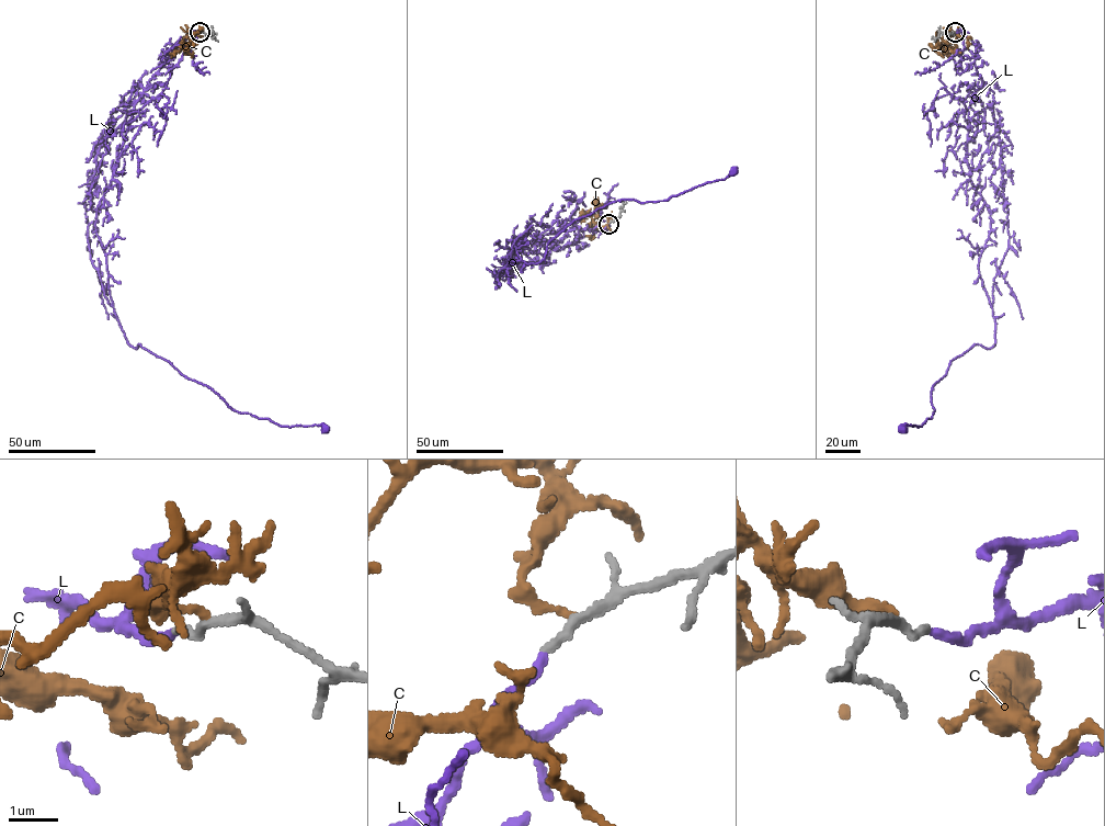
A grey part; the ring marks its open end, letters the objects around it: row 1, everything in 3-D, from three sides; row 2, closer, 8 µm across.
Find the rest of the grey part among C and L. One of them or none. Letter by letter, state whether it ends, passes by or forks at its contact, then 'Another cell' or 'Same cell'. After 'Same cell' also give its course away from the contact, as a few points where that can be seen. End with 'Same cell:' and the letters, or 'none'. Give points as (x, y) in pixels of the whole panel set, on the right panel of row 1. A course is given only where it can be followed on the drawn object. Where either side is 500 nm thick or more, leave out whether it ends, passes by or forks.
C: It ends there. Another cell
L: It ends there. Same cell. Its course: (955, 32), (982, 81), (966, 161), (991, 219), (978, 270), (995, 344), (952, 360), (932, 417), (902, 429)
Same cell: L

